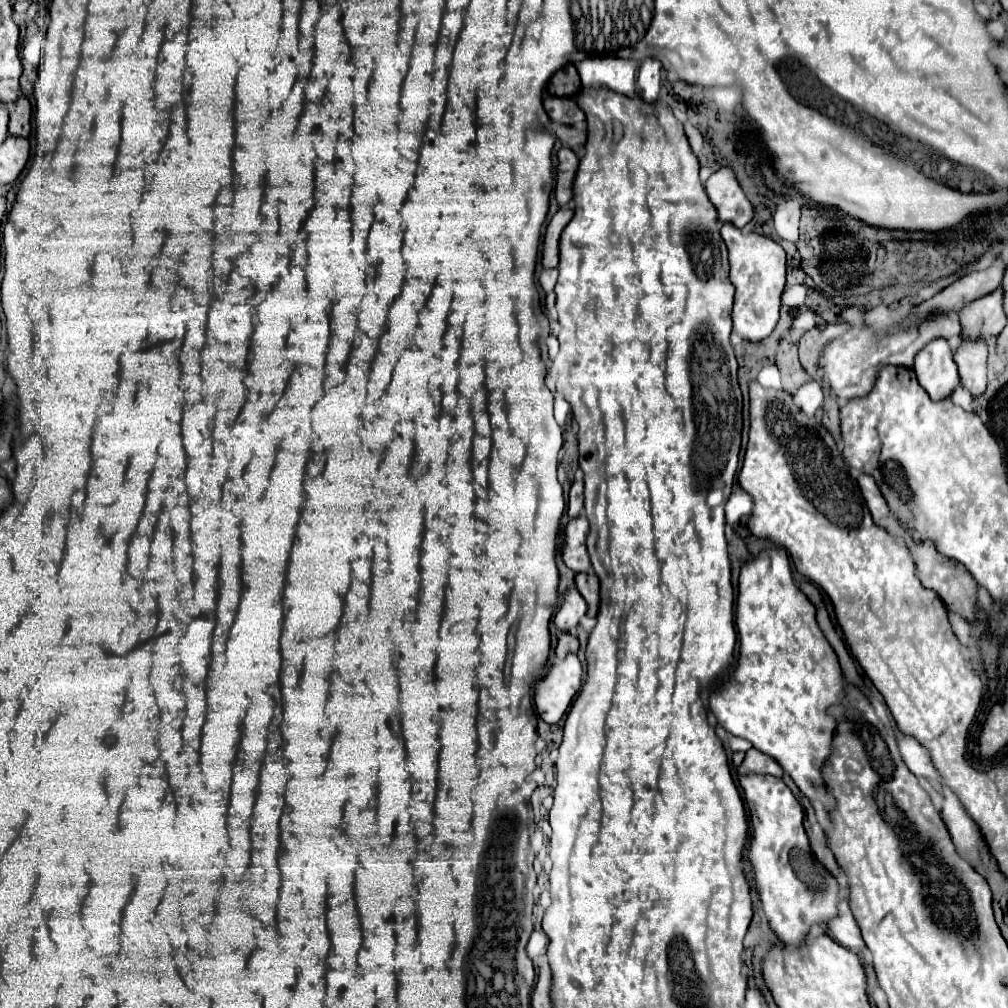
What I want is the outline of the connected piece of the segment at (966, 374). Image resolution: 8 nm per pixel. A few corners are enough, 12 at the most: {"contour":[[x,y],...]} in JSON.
{"contour":[[961,341],[955,351],[961,383],[973,397],[987,387],[987,345]]}

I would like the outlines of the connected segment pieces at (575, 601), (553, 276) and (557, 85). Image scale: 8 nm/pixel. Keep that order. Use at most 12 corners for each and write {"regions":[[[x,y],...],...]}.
{"regions":[[[575,587],[555,613],[559,631],[575,631],[587,603]],[[557,269],[543,271],[539,277],[543,291],[557,283]],[[573,65],[561,67],[549,81],[547,91],[557,97],[571,97],[581,81]]]}

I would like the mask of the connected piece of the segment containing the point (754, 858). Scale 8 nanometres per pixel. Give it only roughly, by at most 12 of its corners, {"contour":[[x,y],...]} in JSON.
{"contour":[[739,775],[747,859],[779,941],[837,915],[783,779]]}

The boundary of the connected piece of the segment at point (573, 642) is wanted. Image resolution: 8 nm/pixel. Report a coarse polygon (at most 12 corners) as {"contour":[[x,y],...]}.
{"contour":[[571,633],[559,635],[555,653],[563,659],[569,651],[577,653],[579,641]]}

